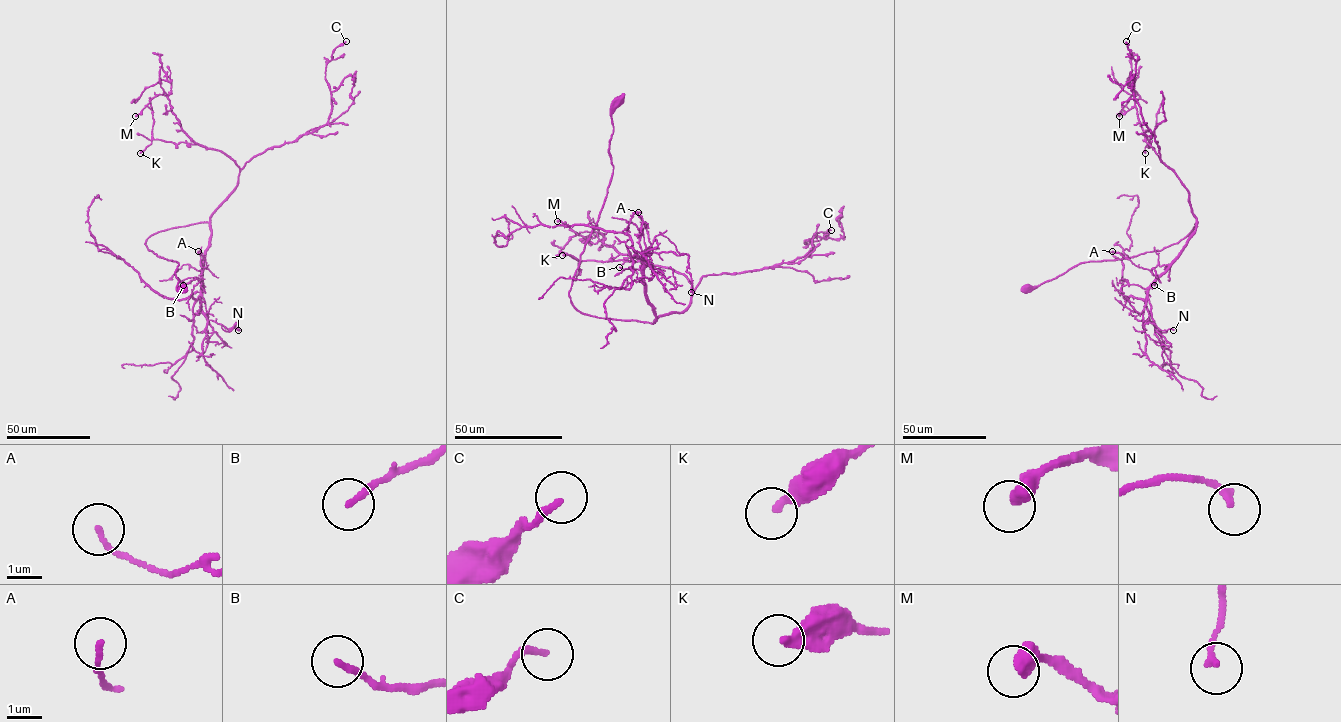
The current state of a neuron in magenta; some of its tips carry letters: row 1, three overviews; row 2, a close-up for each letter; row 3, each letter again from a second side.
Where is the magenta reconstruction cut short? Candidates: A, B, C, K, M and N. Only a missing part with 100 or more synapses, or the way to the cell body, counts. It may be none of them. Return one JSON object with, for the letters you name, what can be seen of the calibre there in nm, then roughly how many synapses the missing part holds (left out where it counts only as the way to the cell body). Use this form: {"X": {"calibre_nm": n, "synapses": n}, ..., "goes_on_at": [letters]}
{"goes_on_at": []}

